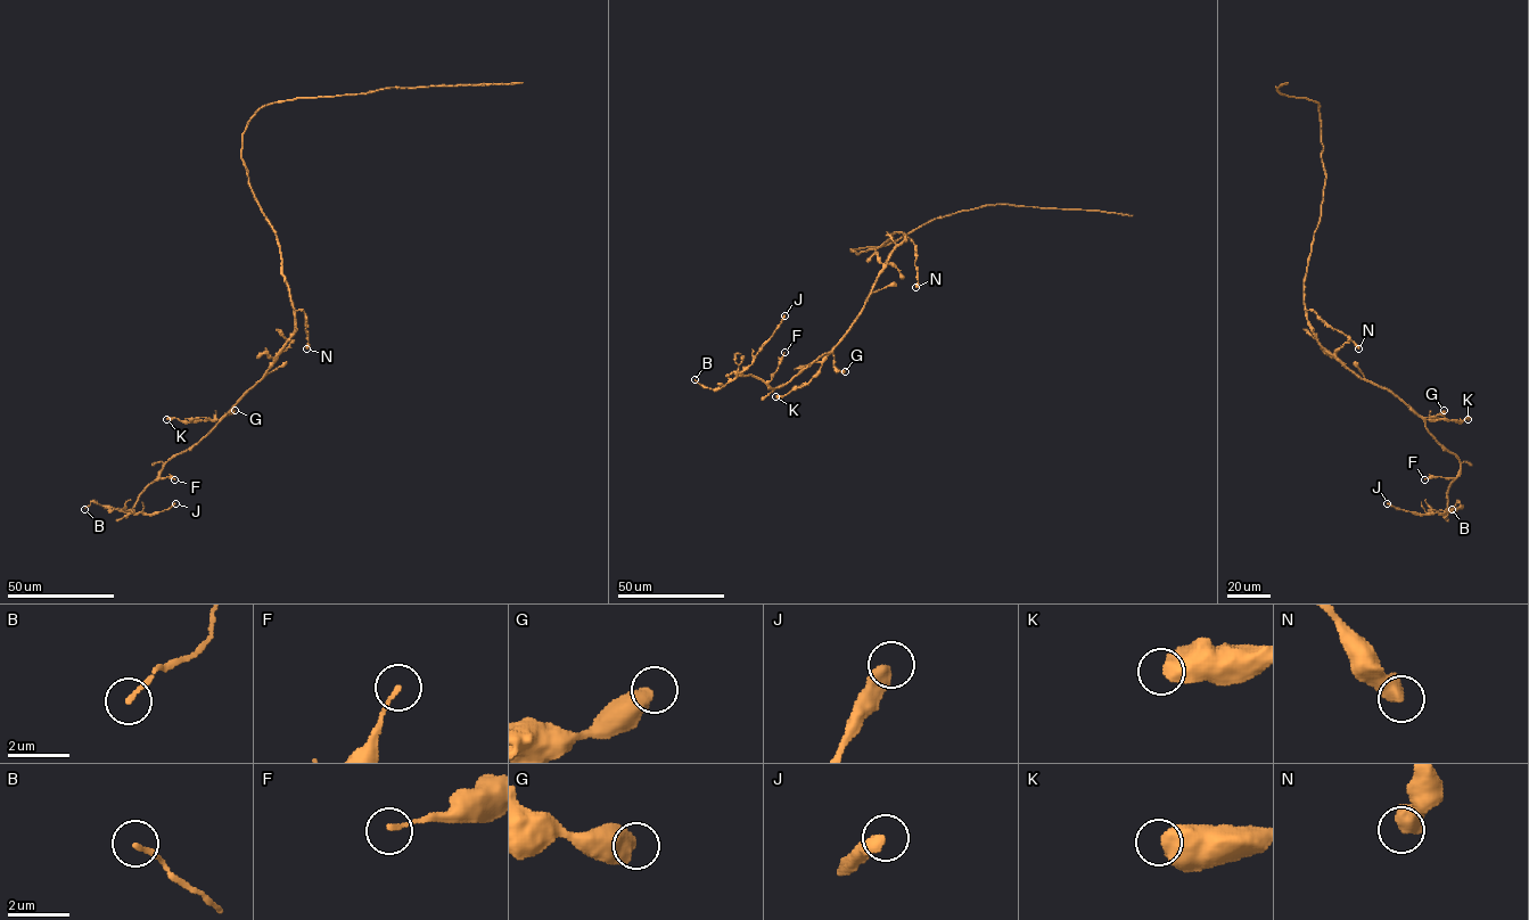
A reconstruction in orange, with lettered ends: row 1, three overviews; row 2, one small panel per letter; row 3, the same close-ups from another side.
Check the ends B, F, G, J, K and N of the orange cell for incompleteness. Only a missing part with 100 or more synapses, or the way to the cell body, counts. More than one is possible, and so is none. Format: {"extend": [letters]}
{"extend": []}

